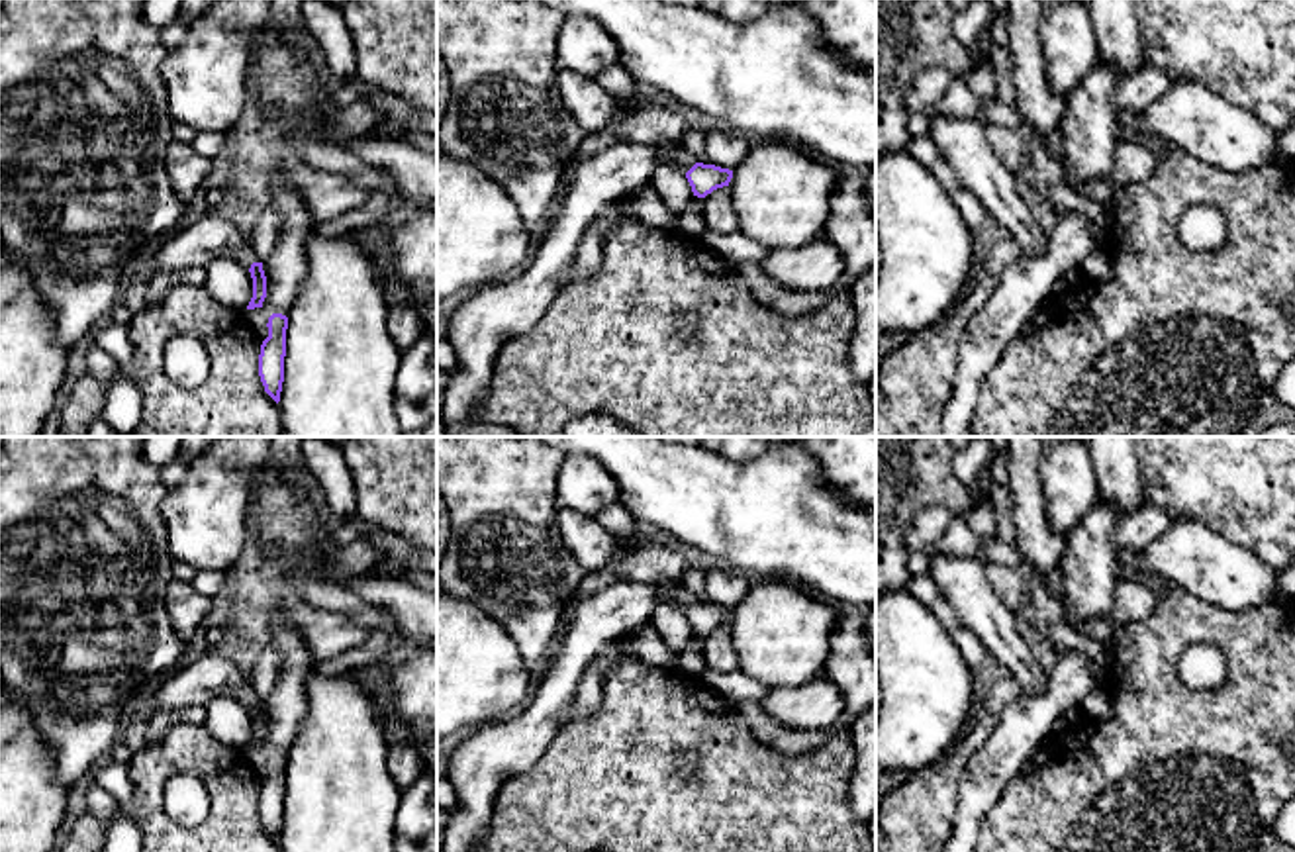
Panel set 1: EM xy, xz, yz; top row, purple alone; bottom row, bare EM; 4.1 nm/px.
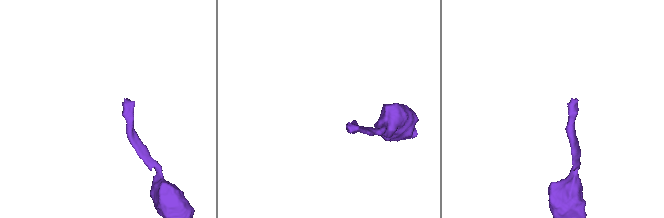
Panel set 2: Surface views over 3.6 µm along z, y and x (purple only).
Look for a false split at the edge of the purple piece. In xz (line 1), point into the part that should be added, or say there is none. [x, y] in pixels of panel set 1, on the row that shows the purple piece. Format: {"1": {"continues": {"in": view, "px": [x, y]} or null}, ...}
{"1": {"continues": {"in": "xz", "px": [680, 157]}}}

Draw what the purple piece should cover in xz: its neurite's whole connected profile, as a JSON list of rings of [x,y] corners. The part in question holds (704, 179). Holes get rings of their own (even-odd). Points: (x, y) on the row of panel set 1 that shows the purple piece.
[[[682,145],[670,151],[670,161],[686,174],[692,192],[697,198],[705,198],[713,190],[729,186],[733,178],[733,170],[715,165],[703,165]]]

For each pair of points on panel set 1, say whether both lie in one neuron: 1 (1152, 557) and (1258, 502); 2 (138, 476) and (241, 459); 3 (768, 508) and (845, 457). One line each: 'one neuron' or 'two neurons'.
1: two neurons
2: two neurons
3: two neurons

